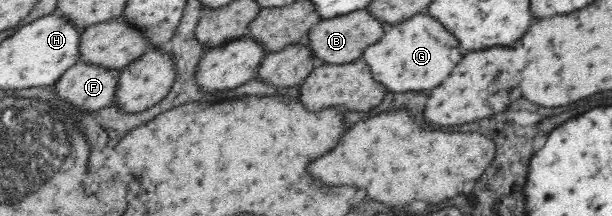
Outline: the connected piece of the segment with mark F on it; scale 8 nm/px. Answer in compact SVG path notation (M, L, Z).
M81 61L62 73L53 87L60 98L64 98L70 104L77 103L79 109L100 110L100 108L112 104L115 100L120 72L120 69L106 68L91 62Z

